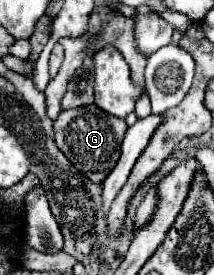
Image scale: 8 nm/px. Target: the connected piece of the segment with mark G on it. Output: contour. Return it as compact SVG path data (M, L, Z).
M80 106L74 110L62 110L60 116L54 120L54 134L56 144L64 152L64 156L92 182L102 182L106 174L116 166L120 158L120 144L126 132L126 122L122 118L114 118L102 112L98 106Z

